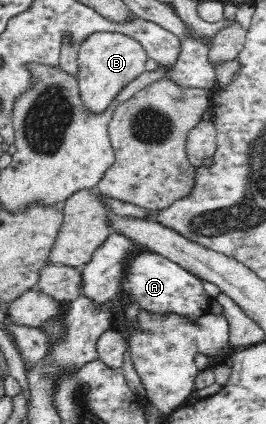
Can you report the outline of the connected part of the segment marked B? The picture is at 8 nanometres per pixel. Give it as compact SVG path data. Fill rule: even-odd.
M96 32L78 46L77 83L83 105L94 116L108 110L120 90L146 71L148 54L144 46L120 32Z

